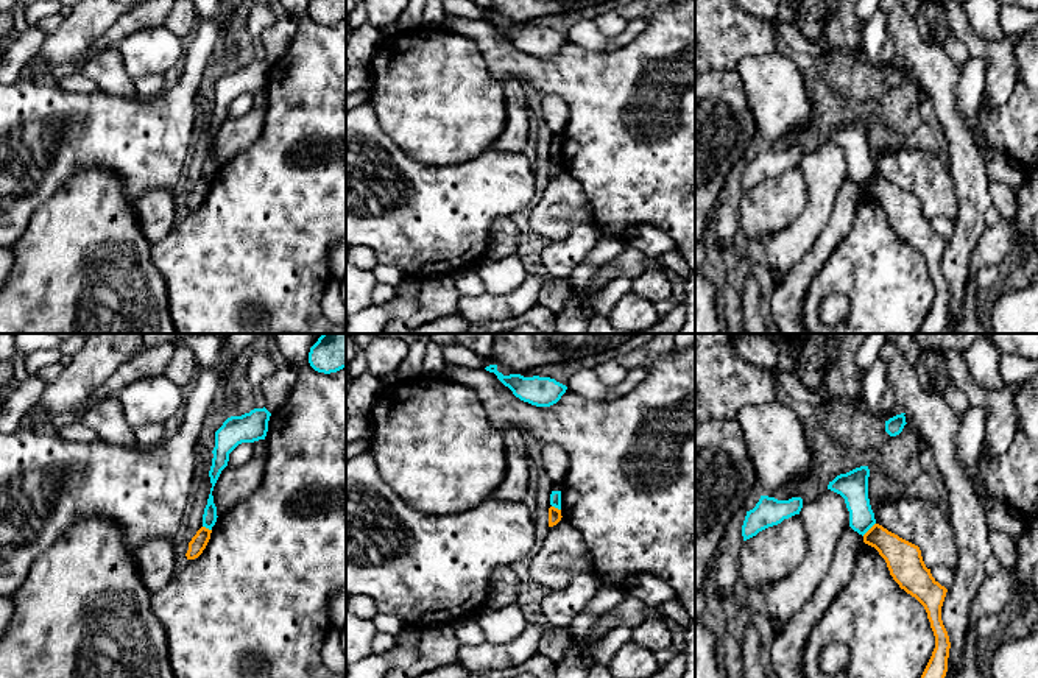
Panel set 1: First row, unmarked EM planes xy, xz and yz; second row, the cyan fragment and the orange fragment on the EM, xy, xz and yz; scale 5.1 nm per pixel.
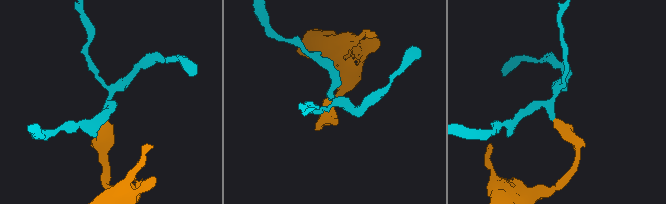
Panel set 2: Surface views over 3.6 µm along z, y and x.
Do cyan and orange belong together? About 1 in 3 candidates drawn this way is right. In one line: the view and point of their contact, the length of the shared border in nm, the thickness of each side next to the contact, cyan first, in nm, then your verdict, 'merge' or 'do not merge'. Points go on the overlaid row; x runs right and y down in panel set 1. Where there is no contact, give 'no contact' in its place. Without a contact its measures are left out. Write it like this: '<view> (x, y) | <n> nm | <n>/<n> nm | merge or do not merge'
yz (868, 529) | 100 nm | 160/190 nm | do not merge

